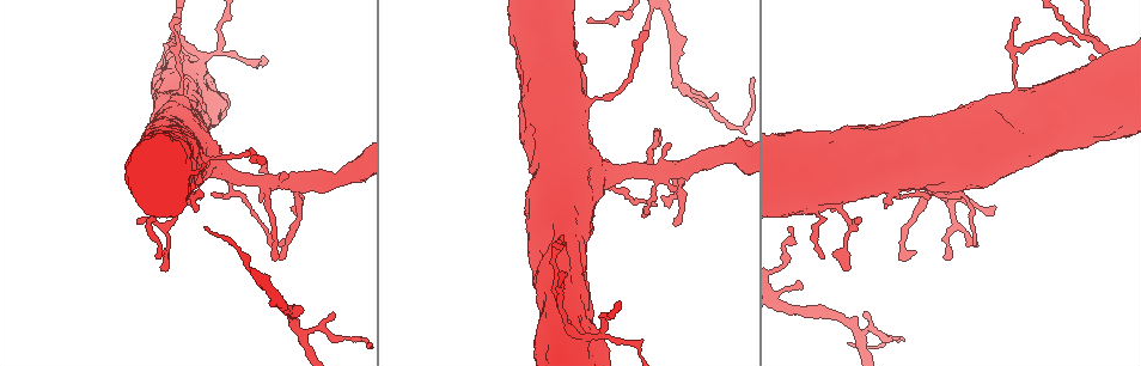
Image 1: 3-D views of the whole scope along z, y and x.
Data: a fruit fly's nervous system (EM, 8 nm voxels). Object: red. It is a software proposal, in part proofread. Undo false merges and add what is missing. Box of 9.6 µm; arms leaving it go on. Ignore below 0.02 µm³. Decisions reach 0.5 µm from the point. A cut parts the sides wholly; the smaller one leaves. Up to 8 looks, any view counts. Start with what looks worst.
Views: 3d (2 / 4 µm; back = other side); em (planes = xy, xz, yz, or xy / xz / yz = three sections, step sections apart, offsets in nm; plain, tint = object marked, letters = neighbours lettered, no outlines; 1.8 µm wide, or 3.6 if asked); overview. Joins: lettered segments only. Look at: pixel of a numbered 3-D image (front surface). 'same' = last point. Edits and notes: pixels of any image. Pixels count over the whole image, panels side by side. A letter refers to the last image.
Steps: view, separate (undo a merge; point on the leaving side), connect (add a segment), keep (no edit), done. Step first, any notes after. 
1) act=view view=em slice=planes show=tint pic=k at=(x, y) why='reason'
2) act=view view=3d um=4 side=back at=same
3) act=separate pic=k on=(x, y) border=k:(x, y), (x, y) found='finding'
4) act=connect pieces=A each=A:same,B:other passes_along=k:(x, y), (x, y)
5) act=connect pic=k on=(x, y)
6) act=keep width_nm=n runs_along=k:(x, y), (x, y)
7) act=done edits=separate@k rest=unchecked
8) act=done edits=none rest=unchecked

act=view view=3d um=2 side=back pic=1 at=(1027, 45)

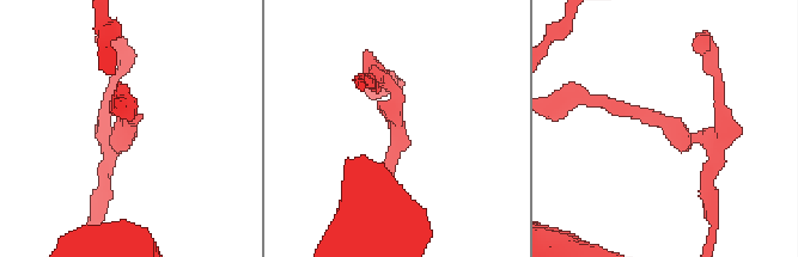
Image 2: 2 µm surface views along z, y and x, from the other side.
act=view view=em slice=xz step=4 show=tint pic=2 at=(404, 133)

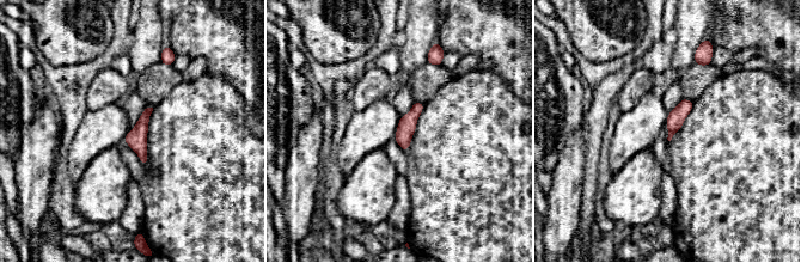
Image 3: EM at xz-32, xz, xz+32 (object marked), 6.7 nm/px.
act=view view=em slice=planes show=letters at=same

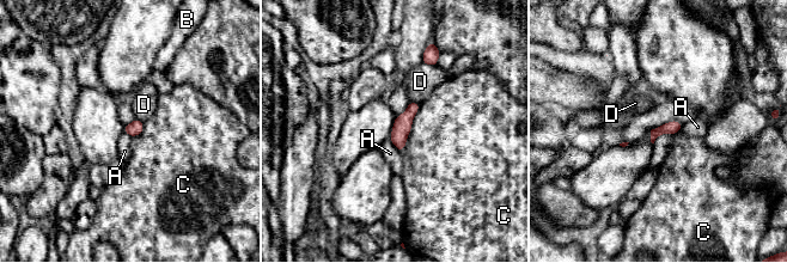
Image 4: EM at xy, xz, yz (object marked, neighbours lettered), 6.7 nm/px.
act=keep width_nm=90 each=A:other,B:other,C:other,D:other border=4:(683, 124), (653, 144) found='all the same neuron'

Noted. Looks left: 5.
act=view view=3d um=4 pic=1 at=(891, 196) why='touches itself'

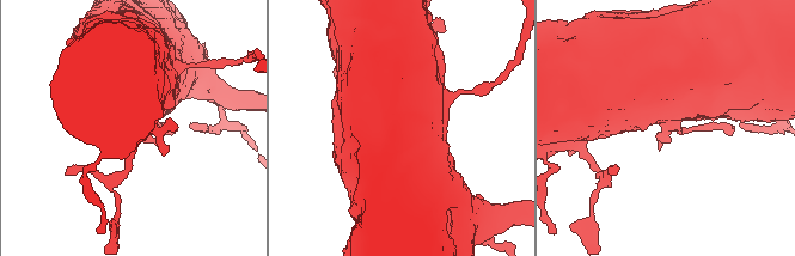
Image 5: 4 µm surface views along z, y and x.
act=view view=em um=3.6 slice=planes show=letters pic=5 at=(667, 128)

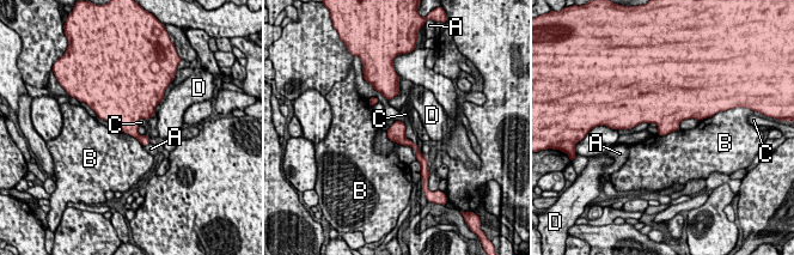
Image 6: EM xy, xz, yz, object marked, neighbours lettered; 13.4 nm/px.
act=keep width_nm=240 each=A:other,B:other,C:other,D:other border=6:(121, 129), (133, 135), (142, 146) found='one neuron here'

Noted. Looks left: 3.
act=view view=em slice=planes show=letters pic=1 at=(645, 28) why='branch stops here'

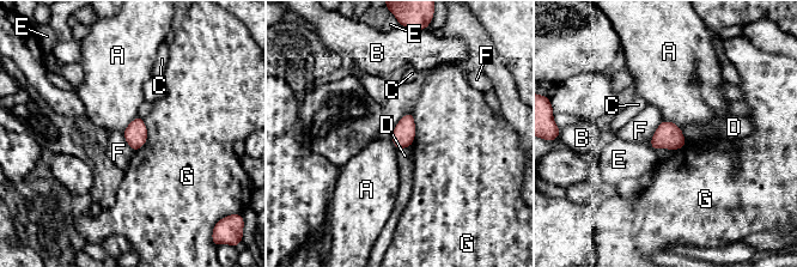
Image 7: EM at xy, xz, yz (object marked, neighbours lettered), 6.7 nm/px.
act=keep width_nm=160 each=A:other,B:other,C:other,D:other,E:other,F:other,G:other border=7:(412, 111), (397, 122), (390, 138) found='no lettered segment goes on from it'

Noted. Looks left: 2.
act=done edits=none rest=unchecked

